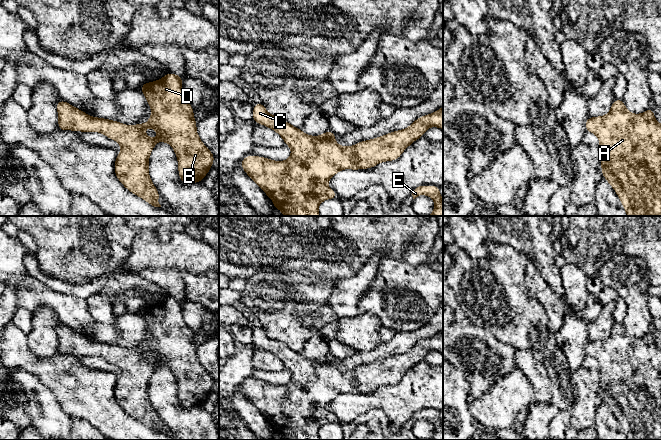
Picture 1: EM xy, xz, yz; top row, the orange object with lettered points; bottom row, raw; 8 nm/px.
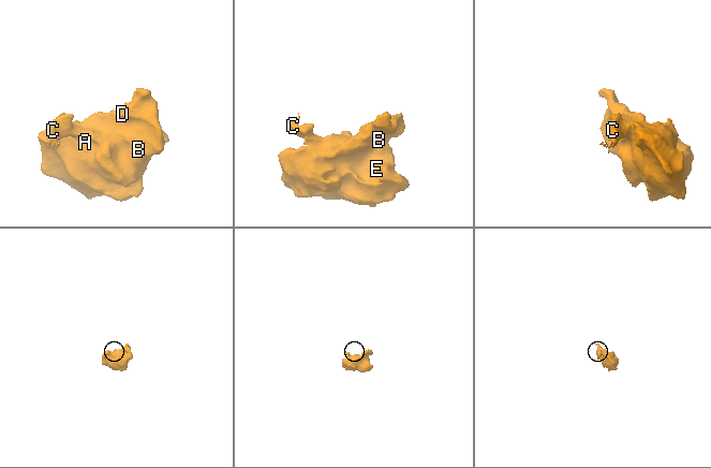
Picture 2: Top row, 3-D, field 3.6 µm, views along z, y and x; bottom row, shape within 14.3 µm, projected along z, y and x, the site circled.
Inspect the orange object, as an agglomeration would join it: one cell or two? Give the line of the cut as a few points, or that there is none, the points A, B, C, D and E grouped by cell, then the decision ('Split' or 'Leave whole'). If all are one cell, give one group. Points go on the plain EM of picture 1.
No split. Groups: A B C D E. Leave whole

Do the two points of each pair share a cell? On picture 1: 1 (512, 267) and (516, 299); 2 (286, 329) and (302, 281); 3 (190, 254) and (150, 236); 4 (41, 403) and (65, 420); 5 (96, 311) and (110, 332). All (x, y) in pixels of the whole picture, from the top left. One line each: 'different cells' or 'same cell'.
1: same cell
2: same cell
3: same cell
4: same cell
5: different cells

